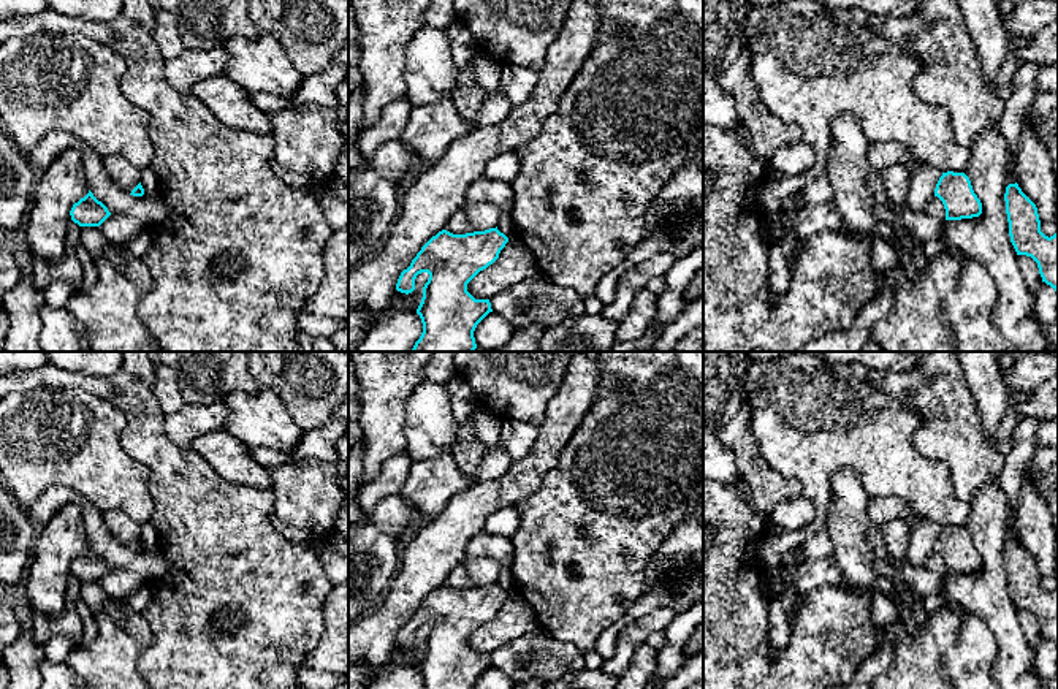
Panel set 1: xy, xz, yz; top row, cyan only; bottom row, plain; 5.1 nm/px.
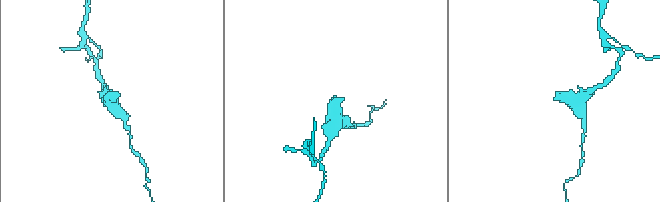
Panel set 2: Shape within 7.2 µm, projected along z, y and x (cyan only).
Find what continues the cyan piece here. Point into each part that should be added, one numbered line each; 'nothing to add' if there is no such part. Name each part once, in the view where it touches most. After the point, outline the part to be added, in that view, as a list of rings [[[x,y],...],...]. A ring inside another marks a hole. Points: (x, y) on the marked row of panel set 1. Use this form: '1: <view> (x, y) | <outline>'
nothing to add

